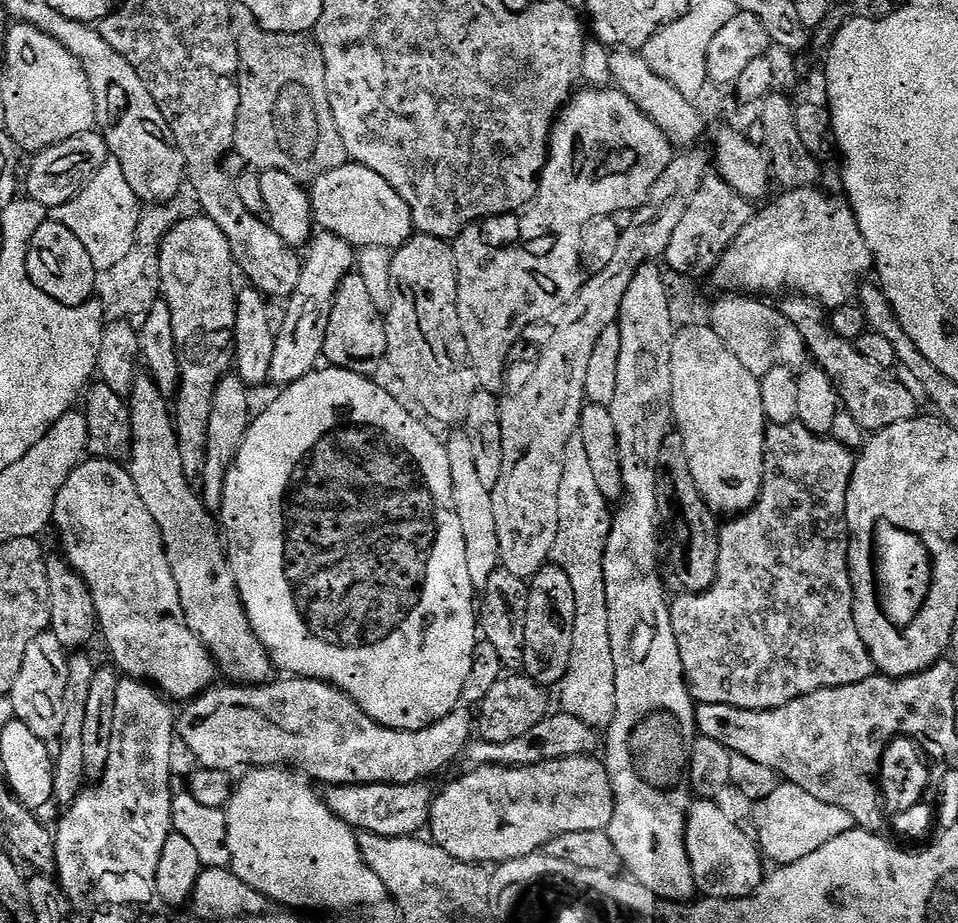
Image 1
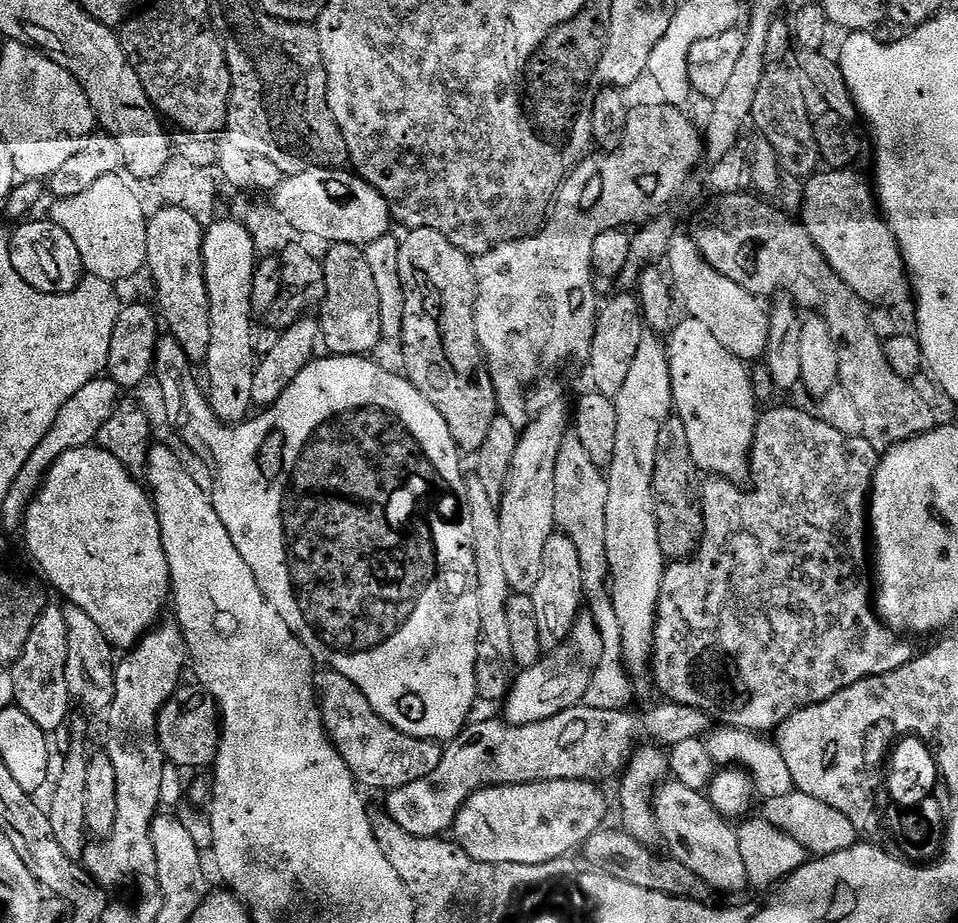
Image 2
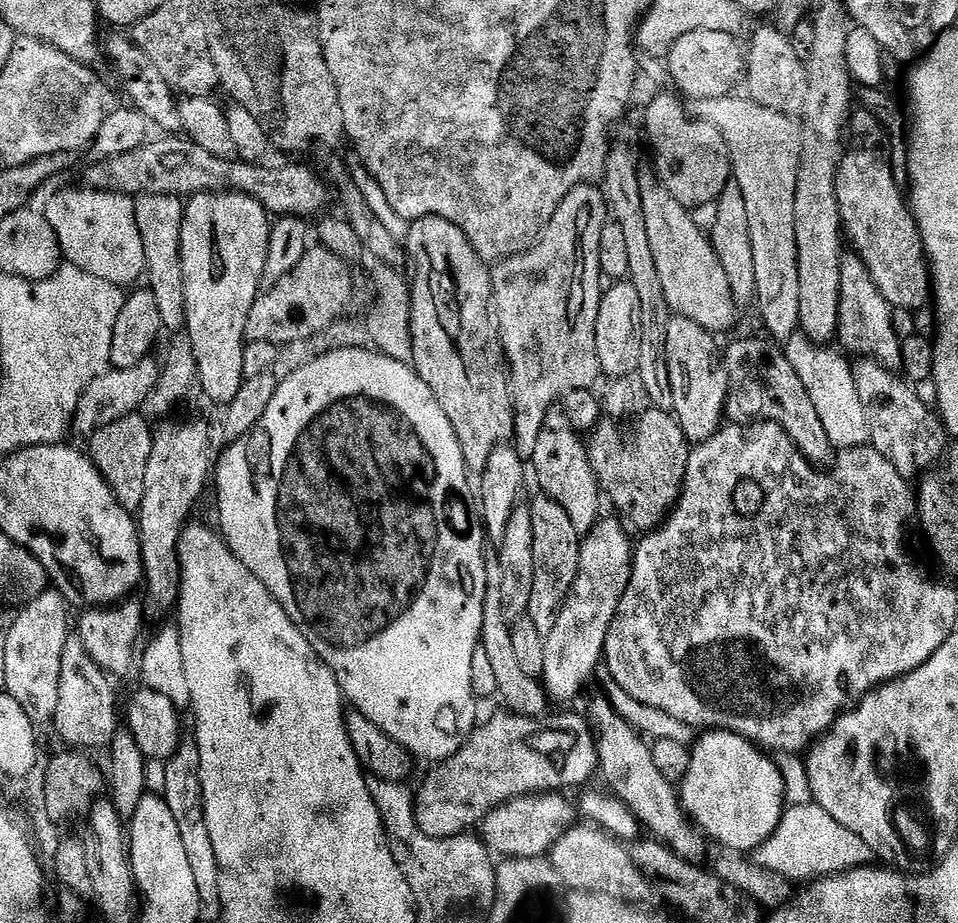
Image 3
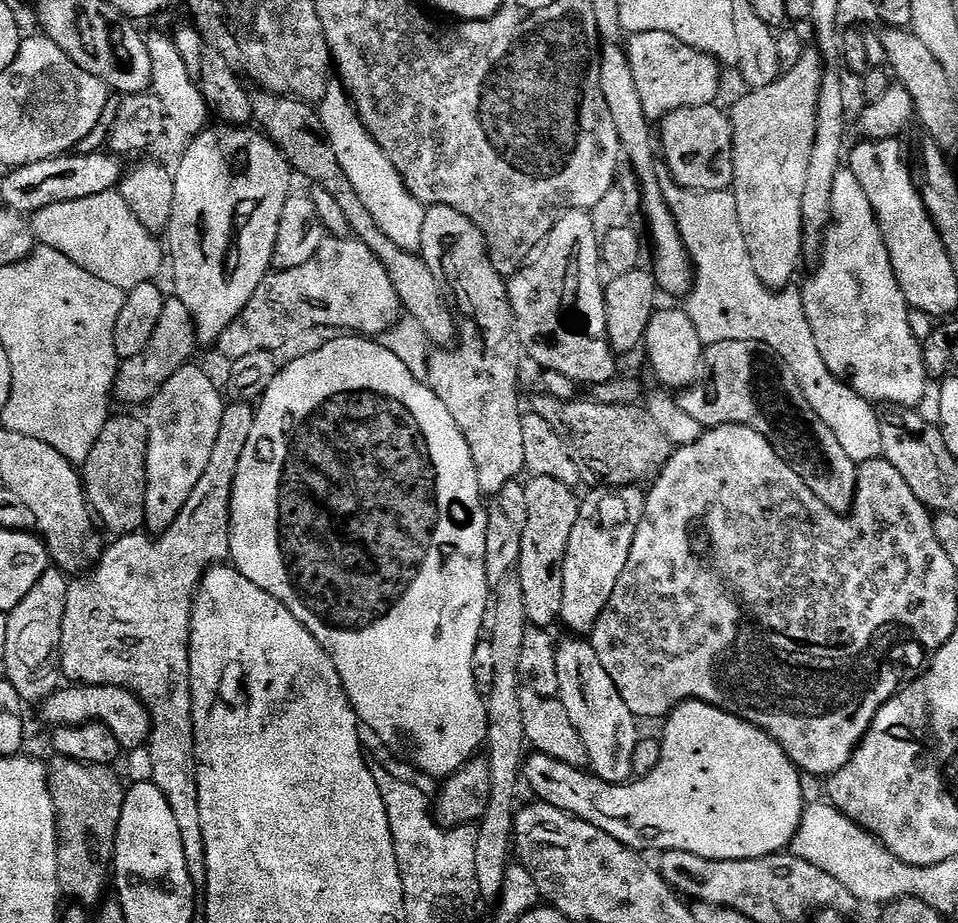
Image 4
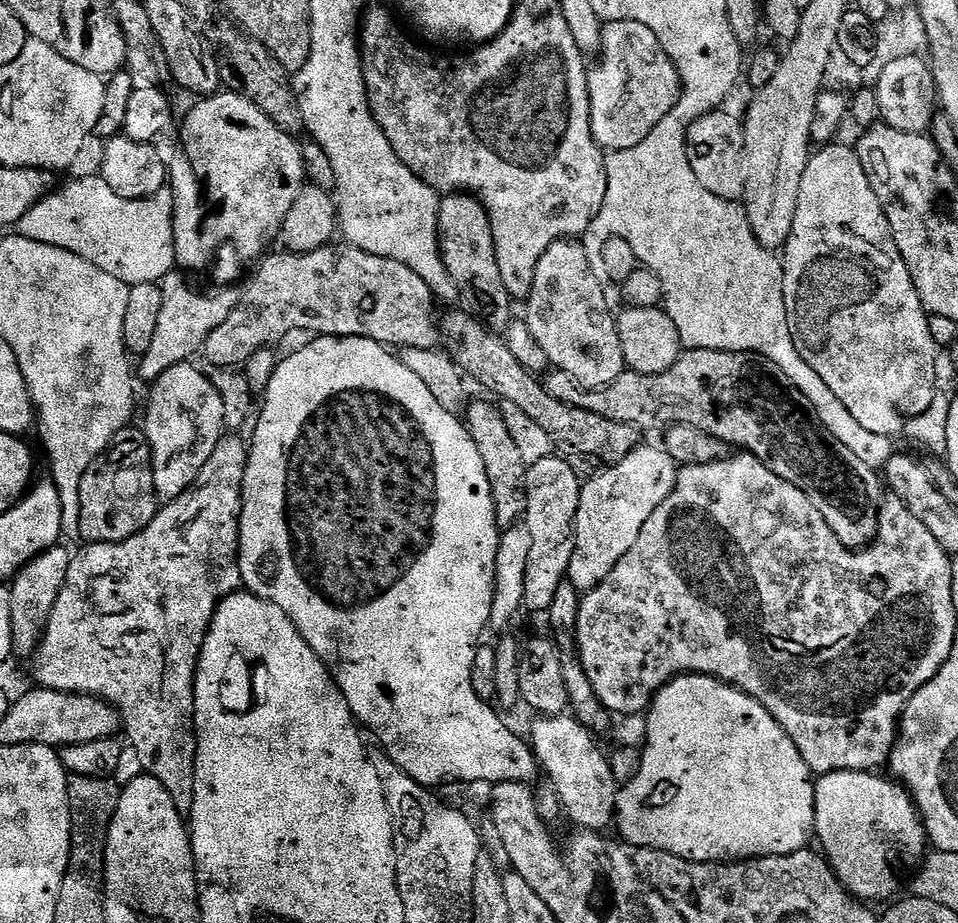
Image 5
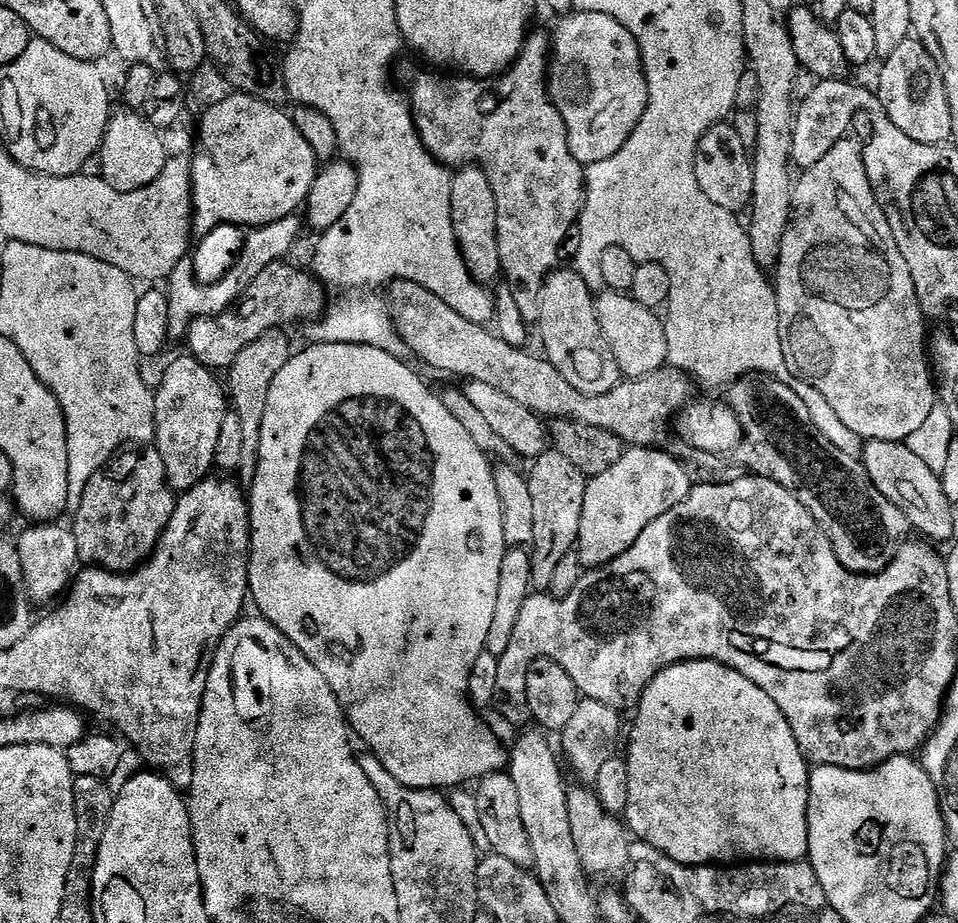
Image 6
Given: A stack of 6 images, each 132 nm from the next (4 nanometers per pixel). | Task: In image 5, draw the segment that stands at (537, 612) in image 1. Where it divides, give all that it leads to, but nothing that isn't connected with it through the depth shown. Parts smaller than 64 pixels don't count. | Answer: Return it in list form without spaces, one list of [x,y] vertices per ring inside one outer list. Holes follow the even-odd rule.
[[[553,454],[542,458],[542,462],[534,462],[528,466],[528,475],[524,477],[524,485],[528,488],[528,514],[526,526],[530,530],[530,559],[526,561],[526,598],[524,608],[527,611],[547,613],[548,607],[554,602],[554,594],[558,594],[558,586],[568,574],[570,558],[576,545],[576,515],[580,509],[580,489],[582,476],[579,476],[568,464],[563,455]]]

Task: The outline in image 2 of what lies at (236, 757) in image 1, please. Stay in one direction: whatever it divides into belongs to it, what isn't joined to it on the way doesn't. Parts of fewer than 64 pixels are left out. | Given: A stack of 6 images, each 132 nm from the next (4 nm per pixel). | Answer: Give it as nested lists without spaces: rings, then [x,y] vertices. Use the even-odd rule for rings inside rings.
[[[331,670],[321,671],[316,677],[316,691],[328,739],[346,762],[357,785],[383,790],[410,786],[410,782],[426,778],[442,762],[444,748],[437,741],[419,740],[390,726],[366,702],[362,690],[355,688],[350,678]],[[181,686],[175,694],[162,706],[160,717],[156,723],[156,734],[160,748],[164,751],[164,759],[175,764],[181,770],[187,768],[204,768],[216,758],[216,745],[220,739],[218,709],[214,698],[199,686]]]

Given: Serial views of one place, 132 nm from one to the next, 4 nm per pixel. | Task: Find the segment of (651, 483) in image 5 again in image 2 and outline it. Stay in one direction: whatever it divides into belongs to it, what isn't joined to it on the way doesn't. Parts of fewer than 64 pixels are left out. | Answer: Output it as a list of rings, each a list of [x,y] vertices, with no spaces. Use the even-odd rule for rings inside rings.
[[[587,614],[577,616],[572,633],[564,643],[541,655],[538,663],[523,669],[520,677],[511,681],[508,695],[502,701],[503,719],[514,726],[530,726],[534,722],[546,722],[546,718],[554,718],[554,714],[562,710],[577,707],[590,686],[601,652],[602,638],[594,618]]]

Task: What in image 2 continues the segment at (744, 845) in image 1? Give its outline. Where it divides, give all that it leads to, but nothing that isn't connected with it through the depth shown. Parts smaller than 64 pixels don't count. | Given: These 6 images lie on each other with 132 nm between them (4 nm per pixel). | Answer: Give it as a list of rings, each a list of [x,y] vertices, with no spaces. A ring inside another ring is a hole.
[[[664,782],[652,797],[656,831],[664,839],[667,855],[682,862],[709,889],[716,892],[740,892],[749,887],[746,867],[736,837],[737,829],[720,815],[704,792],[695,792],[675,782]]]

